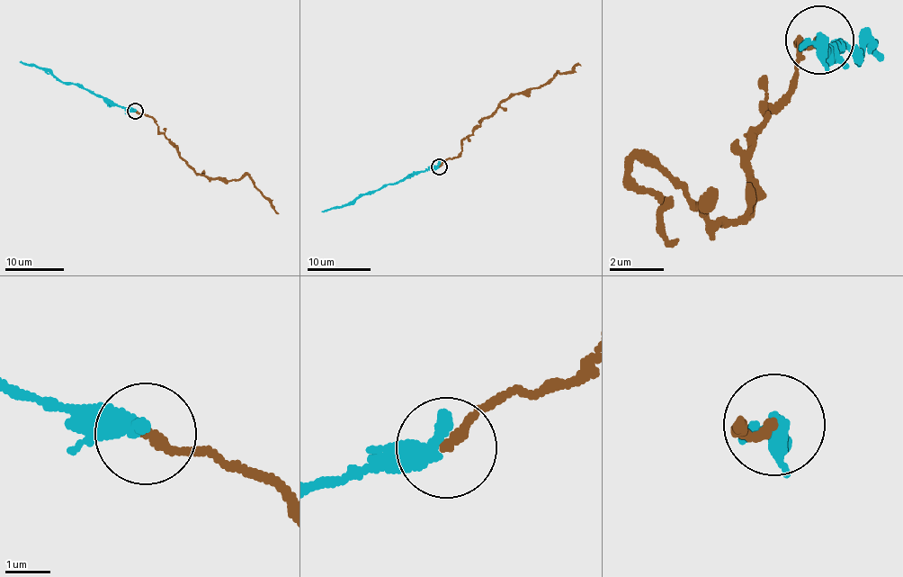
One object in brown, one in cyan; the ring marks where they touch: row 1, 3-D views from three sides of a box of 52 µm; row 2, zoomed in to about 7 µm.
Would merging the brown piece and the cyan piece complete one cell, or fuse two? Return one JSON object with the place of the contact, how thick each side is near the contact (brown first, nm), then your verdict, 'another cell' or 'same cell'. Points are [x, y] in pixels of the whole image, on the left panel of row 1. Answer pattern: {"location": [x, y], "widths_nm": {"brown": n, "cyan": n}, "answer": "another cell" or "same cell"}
{"location": [135, 111], "widths_nm": {"brown": 200, "cyan": 460}, "answer": "another cell"}

